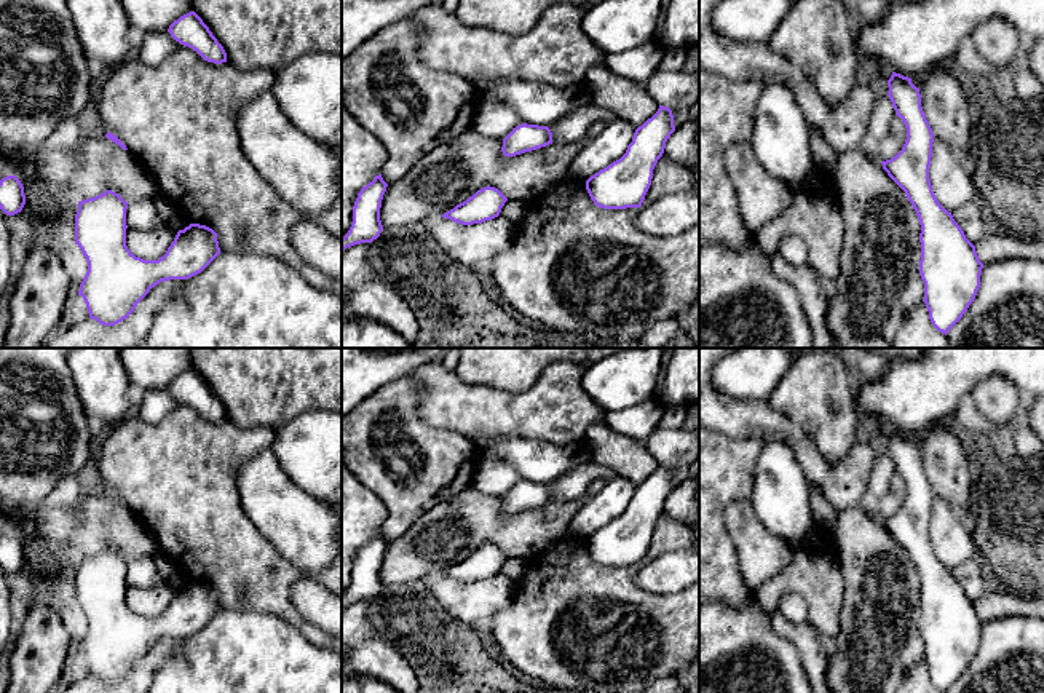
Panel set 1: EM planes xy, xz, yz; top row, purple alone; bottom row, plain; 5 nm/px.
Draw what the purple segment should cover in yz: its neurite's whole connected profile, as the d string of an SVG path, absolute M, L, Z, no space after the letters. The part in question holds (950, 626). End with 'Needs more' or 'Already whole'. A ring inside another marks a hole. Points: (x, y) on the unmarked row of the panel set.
M892 430L888 453L907 485L902 508L881 519L916 568L921 591L919 632L932 683L948 688L963 675L980 645L983 621L975 604L935 556L929 538L934 492L921 465L919 446Z. Already whole

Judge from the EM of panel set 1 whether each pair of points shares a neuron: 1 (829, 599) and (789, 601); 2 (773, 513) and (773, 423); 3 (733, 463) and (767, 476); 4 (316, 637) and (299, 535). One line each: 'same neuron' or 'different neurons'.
1: different neurons
2: different neurons
3: different neurons
4: different neurons

